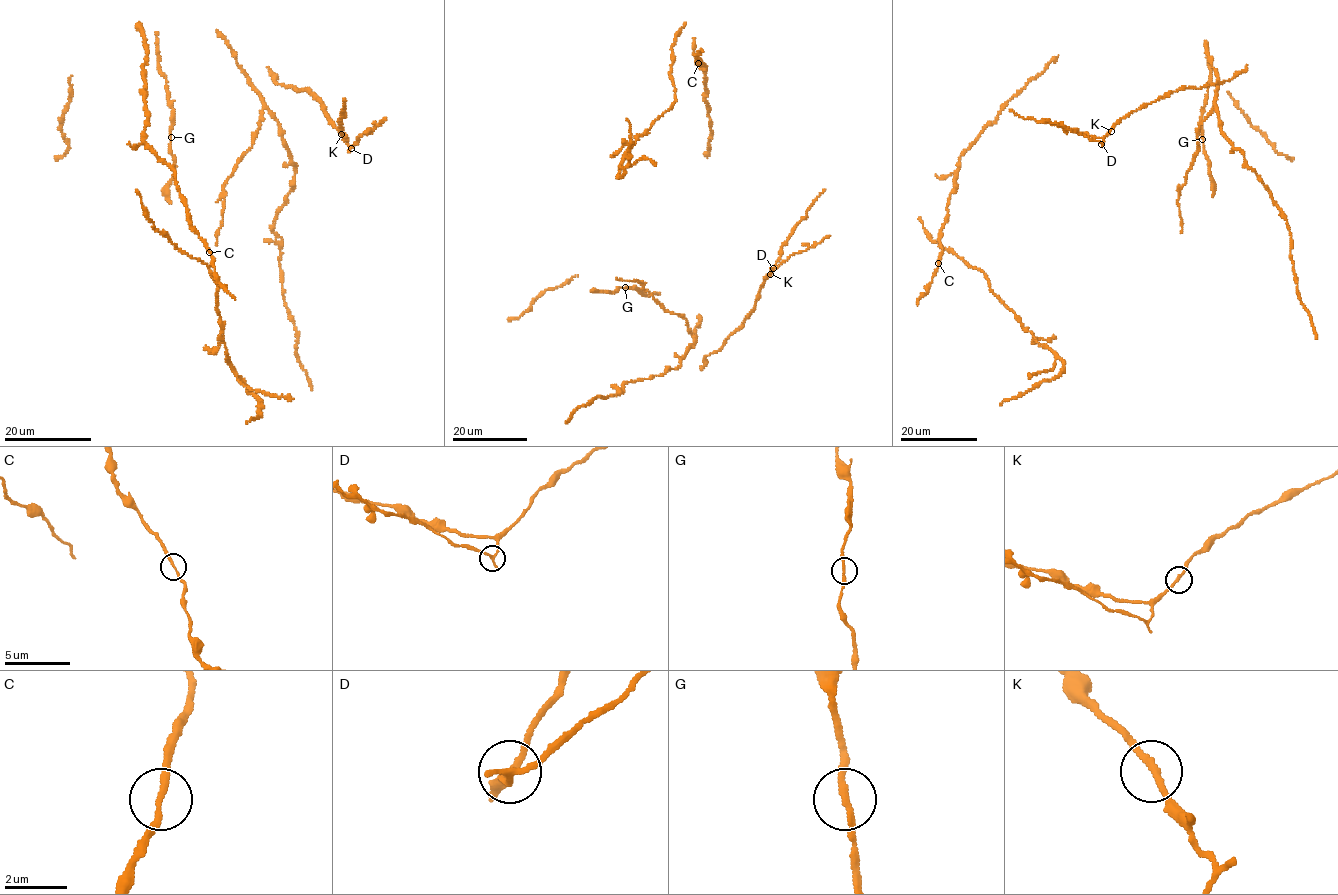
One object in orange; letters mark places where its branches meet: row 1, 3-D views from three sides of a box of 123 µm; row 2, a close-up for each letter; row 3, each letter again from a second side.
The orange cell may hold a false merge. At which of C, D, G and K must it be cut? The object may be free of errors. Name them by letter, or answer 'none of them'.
D

